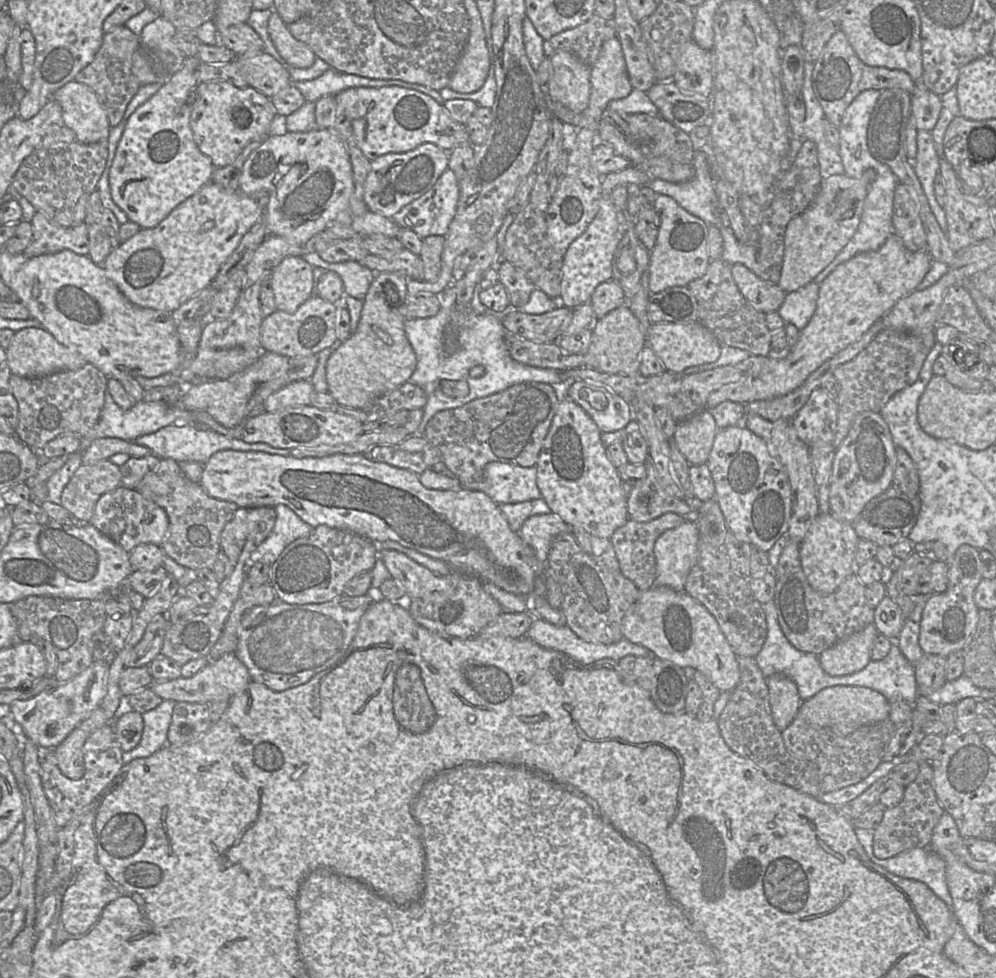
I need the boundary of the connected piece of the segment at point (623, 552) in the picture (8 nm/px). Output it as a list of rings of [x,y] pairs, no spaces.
[[[666,513],[645,523],[629,519],[612,535],[611,543],[619,562],[619,571],[632,581],[640,592],[654,585],[656,576],[654,546],[656,540],[662,533],[680,526],[686,519],[686,517],[675,513]]]

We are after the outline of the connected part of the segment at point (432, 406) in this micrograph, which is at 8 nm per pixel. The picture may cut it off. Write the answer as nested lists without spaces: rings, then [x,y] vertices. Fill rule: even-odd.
[[[451,285],[442,291],[439,294],[441,300],[441,308],[439,312],[427,318],[407,318],[404,323],[405,333],[407,338],[416,354],[417,358],[417,365],[416,368],[411,375],[410,382],[421,387],[427,395],[427,402],[425,406],[422,408],[423,410],[423,417],[421,423],[416,431],[415,435],[423,435],[426,425],[430,421],[430,419],[438,412],[442,410],[449,410],[454,409],[457,407],[461,407],[473,400],[484,398],[507,388],[521,384],[524,382],[542,382],[556,386],[566,386],[570,382],[575,381],[568,381],[565,379],[565,373],[550,369],[550,368],[538,368],[526,364],[522,364],[520,362],[515,361],[512,359],[509,353],[508,345],[507,345],[507,336],[510,334],[503,326],[501,322],[501,318],[503,313],[498,313],[494,315],[481,315],[475,312],[472,308],[468,310],[465,316],[458,317],[459,326],[459,348],[452,354],[447,354],[444,349],[444,336],[445,336],[445,329],[448,324],[452,321],[452,318],[455,315],[457,310],[456,308],[456,290]],[[475,366],[482,366],[483,367],[483,375],[480,377],[471,377],[470,370]],[[443,380],[459,380],[459,381],[466,381],[469,385],[469,393],[467,396],[464,397],[449,397],[445,394],[442,388],[442,381]]]

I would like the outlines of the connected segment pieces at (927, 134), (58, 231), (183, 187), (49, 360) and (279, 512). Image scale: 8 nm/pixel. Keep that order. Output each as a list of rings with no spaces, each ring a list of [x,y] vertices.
[[[918,130],[917,154],[911,160],[921,188],[929,206],[942,230],[946,233],[947,224],[943,207],[937,202],[934,193],[934,180],[940,170],[940,157],[930,131]]]
[[[36,211],[31,220],[31,225],[33,237],[23,252],[26,256],[35,257],[63,250],[88,255],[89,239],[85,223],[64,227],[50,221],[42,212]]]
[[[186,58],[182,67],[129,117],[109,169],[109,186],[114,203],[125,212],[130,222],[144,229],[157,226],[175,207],[210,183],[215,169],[210,158],[199,150],[190,128],[191,109],[200,83],[198,72],[188,62],[190,58]]]
[[[36,327],[16,331],[6,353],[11,373],[26,378],[46,376],[63,370],[78,370],[87,364],[78,352],[59,343],[46,329]]]
[[[284,504],[274,507],[276,519],[269,536],[251,554],[246,571],[256,563],[273,563],[293,541],[306,536],[313,527]]]

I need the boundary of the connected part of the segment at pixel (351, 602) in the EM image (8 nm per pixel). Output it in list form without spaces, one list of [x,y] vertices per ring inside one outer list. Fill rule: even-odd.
[[[369,594],[340,596],[318,604],[289,604],[274,601],[248,609],[242,616],[235,656],[246,666],[253,682],[264,684],[273,691],[283,691],[309,681],[314,675],[334,666],[349,650],[360,620],[373,602]]]

